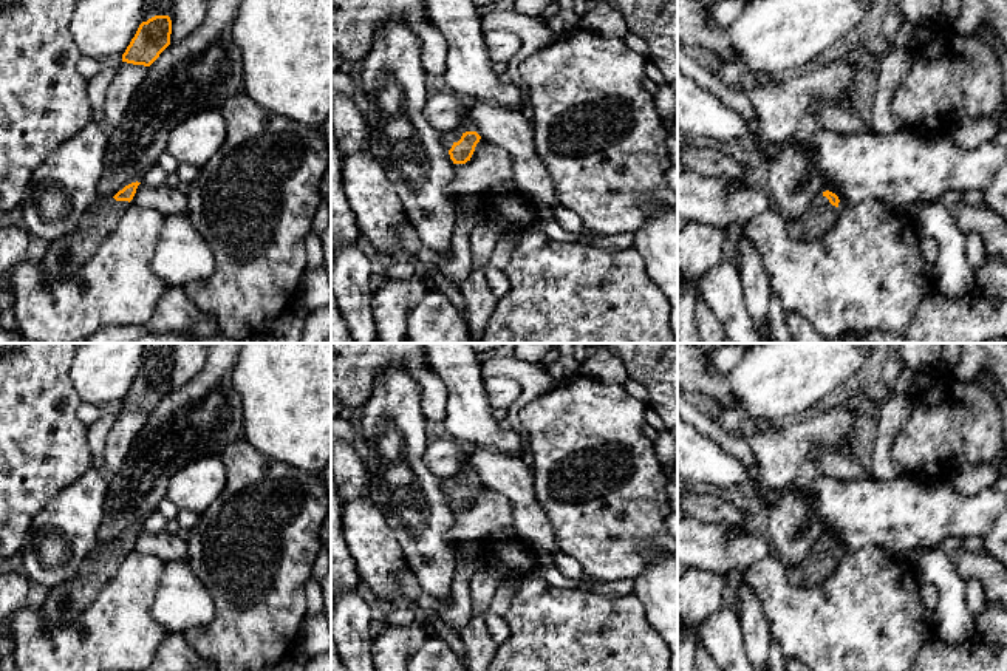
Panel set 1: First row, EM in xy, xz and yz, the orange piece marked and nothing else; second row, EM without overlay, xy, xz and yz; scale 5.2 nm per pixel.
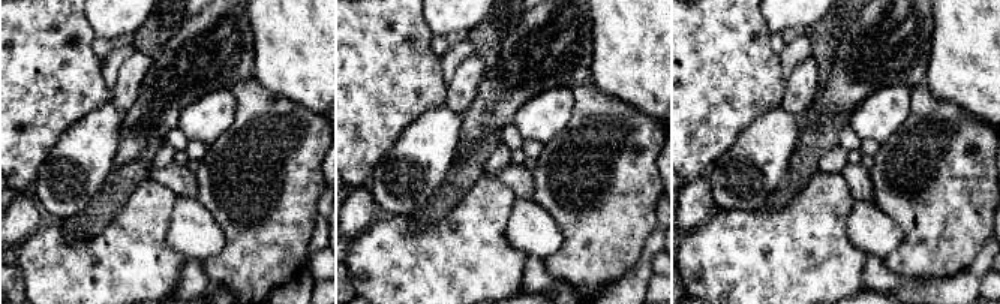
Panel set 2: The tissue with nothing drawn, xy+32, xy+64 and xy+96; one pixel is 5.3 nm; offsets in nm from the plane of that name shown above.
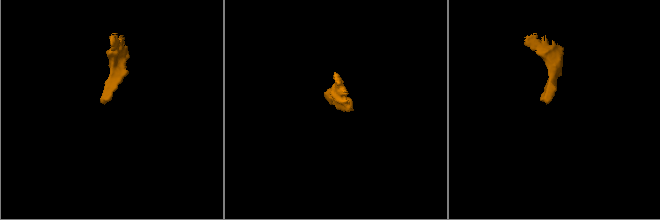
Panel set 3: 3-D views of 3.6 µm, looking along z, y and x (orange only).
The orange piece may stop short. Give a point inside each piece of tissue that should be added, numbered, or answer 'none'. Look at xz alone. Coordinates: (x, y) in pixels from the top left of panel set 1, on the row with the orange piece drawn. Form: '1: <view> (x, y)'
1: xz (447, 139)

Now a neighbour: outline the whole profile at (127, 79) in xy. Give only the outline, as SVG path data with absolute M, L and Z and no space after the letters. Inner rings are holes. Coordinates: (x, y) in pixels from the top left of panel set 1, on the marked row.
M122 62L107 88L104 127L111 131L124 119L130 100L147 76L148 66Z

